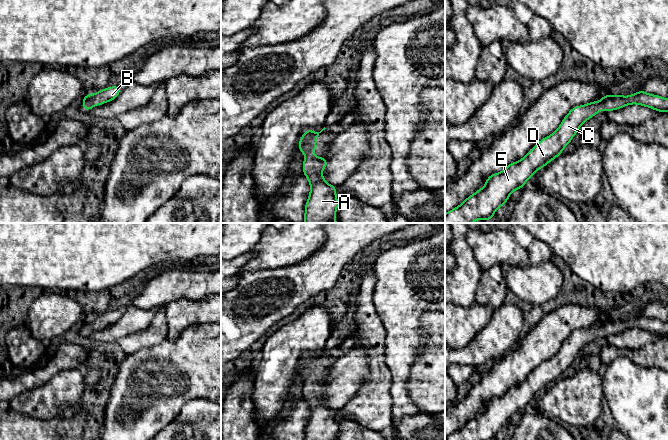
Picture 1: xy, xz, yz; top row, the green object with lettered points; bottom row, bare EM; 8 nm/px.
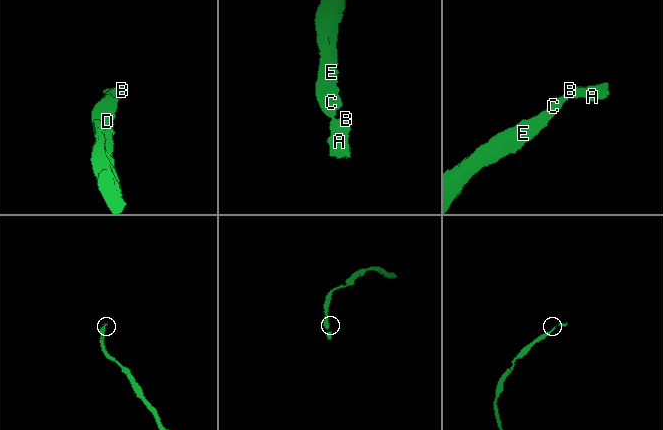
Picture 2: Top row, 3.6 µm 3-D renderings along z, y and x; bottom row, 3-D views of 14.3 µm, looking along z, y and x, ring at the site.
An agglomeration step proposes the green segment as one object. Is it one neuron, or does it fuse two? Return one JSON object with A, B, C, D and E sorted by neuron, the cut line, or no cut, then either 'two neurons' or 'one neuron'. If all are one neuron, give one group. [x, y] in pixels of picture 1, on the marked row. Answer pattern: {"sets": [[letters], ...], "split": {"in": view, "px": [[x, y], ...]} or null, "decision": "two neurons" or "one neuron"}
{"sets": [["A", "B", "C", "D", "E"]], "split": null, "decision": "one neuron"}

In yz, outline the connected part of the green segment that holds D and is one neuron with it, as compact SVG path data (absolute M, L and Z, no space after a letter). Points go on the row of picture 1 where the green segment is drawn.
M640 89L639 92L622 96L604 95L600 101L593 101L581 106L575 106L562 120L558 129L551 135L543 138L527 155L517 162L510 163L502 172L494 173L486 179L485 186L478 189L473 195L467 197L465 201L453 208L445 214L445 223L473 223L476 220L491 220L494 217L495 211L509 199L510 194L516 189L524 188L525 183L530 179L537 170L546 166L550 161L562 154L562 150L571 142L574 135L579 131L581 125L588 119L592 118L600 112L601 109L609 112L618 110L630 104L638 104L648 108L660 111L661 113L668 112L668 99L658 95L648 94Z

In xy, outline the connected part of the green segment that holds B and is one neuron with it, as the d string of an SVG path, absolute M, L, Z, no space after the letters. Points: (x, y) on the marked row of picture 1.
M111 86L101 91L85 95L83 97L83 105L82 108L85 110L92 110L94 105L102 106L104 102L113 101L121 92L121 88L118 86Z

